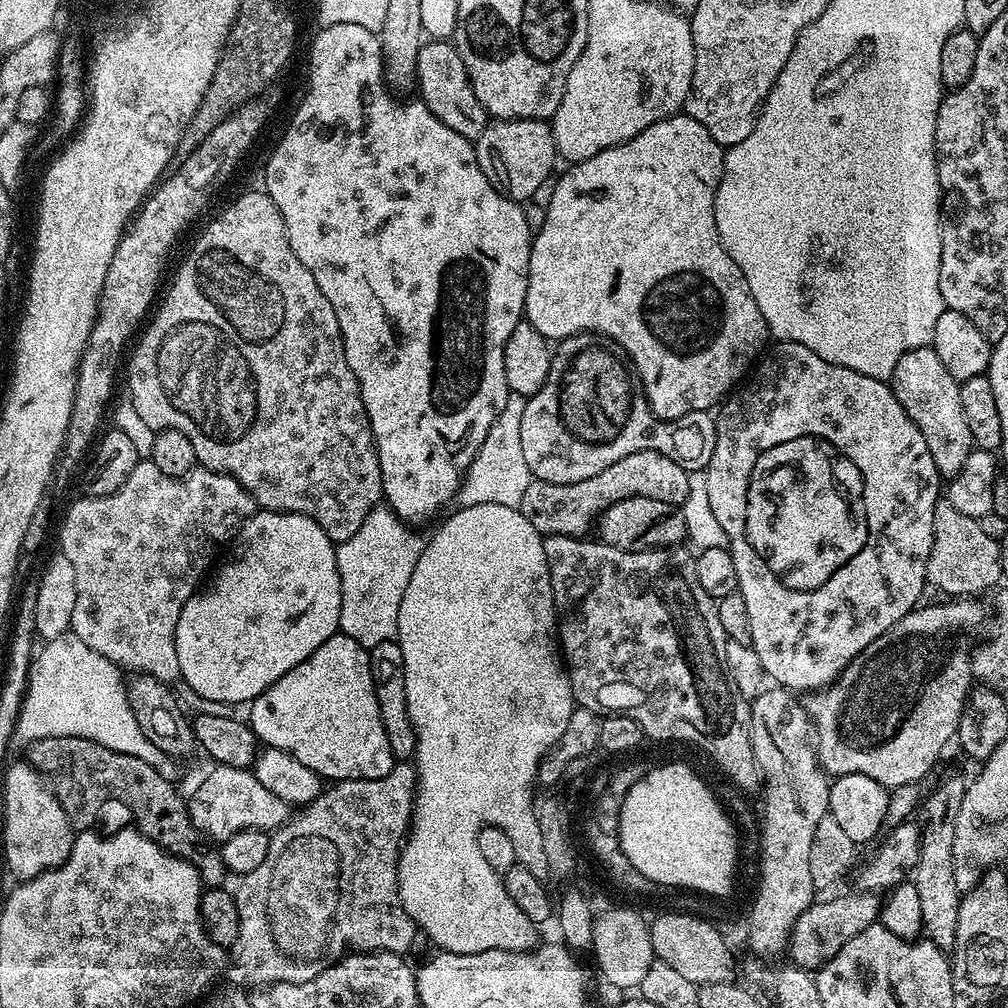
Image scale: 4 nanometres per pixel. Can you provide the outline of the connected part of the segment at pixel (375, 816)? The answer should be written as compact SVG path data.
M398 762L386 774L386 778L370 778L369 780L337 780L331 786L325 787L319 796L297 811L281 828L275 829L270 836L270 850L266 850L266 859L258 870L250 870L234 888L236 905L238 906L238 938L234 953L236 960L248 971L252 980L261 980L261 985L269 984L301 984L310 982L329 964L335 964L349 950L352 952L398 952L407 953L407 948L418 937L416 923L408 917L400 901L400 889L396 877L396 863L400 860L400 849L408 835L412 819L412 805L416 798L416 769L411 763Z

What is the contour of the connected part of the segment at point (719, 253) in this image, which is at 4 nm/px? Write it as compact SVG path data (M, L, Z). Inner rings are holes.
M687 114L668 116L665 120L654 122L634 138L602 150L602 154L594 154L594 158L578 160L565 167L568 169L559 173L554 196L548 208L544 209L544 221L534 232L524 320L549 342L597 332L600 336L609 336L613 345L621 344L628 351L627 359L634 365L644 397L659 420L677 420L691 412L715 409L737 387L736 379L740 375L743 377L753 367L754 361L765 351L770 340L762 310L758 310L758 302L754 302L754 294L750 294L750 286L746 286L742 270L738 270L734 258L730 258L730 254L722 246L714 222L714 198L724 173L724 153L725 149L718 142L714 142L714 138L710 138L710 130L706 130L702 122L694 122L694 118Z

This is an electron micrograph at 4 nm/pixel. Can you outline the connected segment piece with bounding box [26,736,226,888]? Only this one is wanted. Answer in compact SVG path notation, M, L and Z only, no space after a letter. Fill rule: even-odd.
M73 736L36 740L27 745L26 752L27 763L44 777L62 810L66 810L66 818L73 829L96 829L111 834L135 825L159 848L193 864L208 888L218 888L225 883L226 869L217 845L205 839L194 826L185 797L180 797L179 790L168 781L165 773L154 770L154 766L142 762L142 758Z

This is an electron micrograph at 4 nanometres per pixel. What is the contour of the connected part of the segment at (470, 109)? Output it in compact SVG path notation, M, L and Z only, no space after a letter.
M429 39L420 45L418 62L416 63L416 79L418 81L419 99L450 130L462 134L462 138L475 142L486 130L490 117L482 102L478 102L478 94L474 94L474 86L470 86L470 78L466 74L466 66L458 54L455 43L447 39Z

